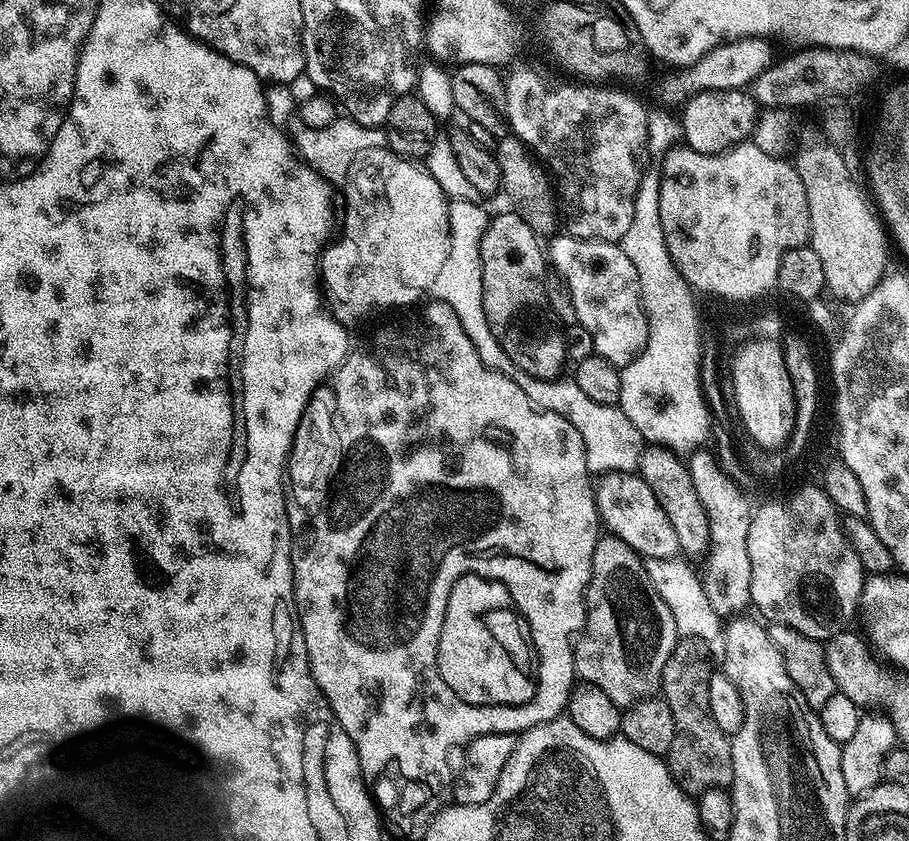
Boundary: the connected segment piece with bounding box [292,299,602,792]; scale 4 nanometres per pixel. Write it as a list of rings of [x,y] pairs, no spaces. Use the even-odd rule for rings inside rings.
[[[433,299],[433,300],[432,300],[432,301],[431,301],[431,303],[432,303],[432,304],[428,304],[428,305],[426,305],[426,306],[425,306],[425,308],[424,308],[424,309],[422,309],[422,310],[421,310],[421,312],[420,312],[420,313],[418,313],[418,314],[417,314],[417,316],[412,316],[412,317],[410,317],[410,318],[409,318],[409,320],[408,320],[408,324],[388,324],[388,325],[386,325],[386,326],[385,326],[385,328],[380,328],[380,329],[378,329],[378,330],[377,330],[377,332],[376,332],[376,333],[374,333],[374,334],[373,334],[373,336],[372,336],[372,337],[370,337],[370,338],[369,338],[369,340],[368,340],[368,341],[366,341],[366,342],[365,342],[365,344],[364,344],[364,345],[362,345],[362,346],[361,346],[361,348],[356,348],[356,347],[353,347],[353,348],[352,348],[352,349],[351,349],[351,351],[349,351],[349,353],[348,353],[348,355],[347,355],[347,356],[345,356],[345,358],[344,358],[344,361],[342,361],[342,363],[341,363],[341,364],[340,364],[340,367],[339,367],[339,368],[337,368],[337,369],[336,369],[336,371],[335,371],[335,372],[336,372],[336,373],[337,373],[337,374],[339,374],[339,375],[340,375],[340,384],[337,384],[337,385],[336,385],[336,386],[335,386],[335,387],[334,387],[334,389],[335,389],[335,390],[337,390],[337,391],[338,391],[338,392],[340,392],[340,420],[336,420],[336,424],[340,424],[340,436],[344,436],[344,448],[348,448],[348,468],[344,468],[344,484],[340,484],[340,496],[336,496],[336,508],[332,508],[332,524],[336,524],[336,528],[332,528],[332,536],[320,536],[320,537],[318,537],[318,538],[311,538],[311,540],[310,540],[310,542],[312,542],[312,543],[313,543],[313,544],[315,544],[315,546],[316,546],[316,552],[312,552],[312,551],[310,551],[310,549],[307,549],[307,550],[306,550],[306,554],[305,554],[305,555],[304,555],[304,560],[300,560],[300,568],[292,568],[292,586],[293,586],[293,588],[295,588],[295,589],[296,589],[296,614],[297,614],[297,617],[298,617],[298,632],[299,632],[299,635],[300,635],[300,636],[301,636],[301,637],[302,637],[302,639],[304,639],[304,641],[305,641],[305,642],[306,642],[306,650],[307,650],[307,651],[308,651],[308,661],[309,661],[309,662],[310,662],[310,670],[311,670],[311,671],[312,671],[312,677],[313,677],[313,678],[314,678],[314,682],[315,682],[315,683],[316,683],[316,684],[317,684],[317,685],[318,685],[318,687],[319,687],[319,688],[320,688],[320,689],[321,689],[321,690],[322,690],[322,694],[323,694],[323,695],[324,695],[324,696],[325,696],[325,697],[326,697],[326,699],[327,699],[327,700],[328,700],[328,704],[329,704],[329,706],[330,706],[330,707],[331,707],[331,708],[332,708],[332,712],[333,712],[333,713],[334,713],[334,715],[335,715],[335,716],[336,716],[336,717],[337,717],[337,718],[338,718],[338,722],[339,722],[339,723],[340,723],[340,725],[341,725],[341,726],[342,726],[342,730],[346,730],[346,734],[347,734],[347,735],[348,735],[348,737],[349,737],[349,738],[350,738],[350,739],[351,739],[351,740],[352,740],[352,741],[353,741],[353,742],[354,742],[354,746],[355,746],[355,747],[356,747],[356,753],[357,753],[357,754],[358,754],[358,762],[359,762],[359,763],[360,763],[360,771],[361,771],[361,772],[363,772],[363,773],[364,773],[364,775],[365,775],[365,777],[367,777],[367,779],[368,779],[368,780],[369,780],[369,781],[372,781],[372,780],[373,780],[373,779],[374,779],[374,777],[376,777],[376,776],[384,776],[384,780],[388,780],[388,784],[384,784],[384,788],[392,788],[392,792],[396,792],[396,784],[400,784],[400,780],[409,780],[409,779],[410,779],[410,778],[409,778],[409,777],[407,777],[407,776],[404,776],[404,772],[392,772],[392,764],[396,764],[396,768],[400,768],[400,760],[392,760],[392,756],[396,756],[396,752],[432,752],[432,756],[436,756],[436,760],[428,760],[428,768],[450,768],[450,758],[448,758],[448,751],[450,751],[450,750],[451,750],[451,748],[456,748],[456,747],[458,747],[458,746],[459,746],[459,744],[461,744],[461,746],[467,746],[467,745],[469,745],[469,744],[470,744],[470,743],[471,743],[471,741],[472,741],[472,740],[474,740],[474,739],[476,739],[476,738],[478,738],[478,737],[479,737],[479,736],[482,736],[482,735],[500,735],[500,734],[506,734],[506,735],[512,735],[512,736],[516,736],[516,735],[517,735],[517,734],[519,734],[519,733],[522,733],[522,732],[525,732],[525,731],[526,731],[526,730],[530,730],[530,729],[531,729],[531,728],[533,728],[533,727],[534,727],[534,726],[538,726],[538,725],[539,725],[539,724],[541,724],[541,723],[542,723],[542,722],[550,722],[550,721],[551,721],[551,720],[553,720],[553,719],[554,719],[554,718],[558,718],[558,717],[559,717],[559,716],[563,716],[563,715],[565,715],[565,712],[566,712],[566,709],[567,709],[567,706],[568,706],[568,699],[569,699],[569,698],[570,698],[570,694],[571,694],[571,693],[572,693],[572,689],[573,689],[573,687],[574,687],[574,685],[575,685],[575,684],[576,684],[576,683],[577,683],[577,680],[578,680],[578,677],[577,677],[577,675],[576,675],[576,663],[575,663],[575,662],[574,662],[574,637],[575,637],[575,636],[576,636],[576,635],[577,635],[577,633],[579,633],[579,632],[580,632],[580,631],[581,631],[581,629],[583,629],[583,627],[584,627],[584,613],[585,613],[585,611],[586,611],[586,593],[587,593],[587,590],[588,590],[588,583],[589,583],[589,582],[590,582],[590,574],[591,574],[591,573],[592,573],[592,559],[593,559],[593,558],[594,558],[594,546],[595,546],[595,545],[596,545],[596,543],[598,543],[598,542],[599,542],[599,540],[600,540],[600,537],[601,537],[601,535],[602,535],[602,521],[601,521],[601,519],[600,519],[600,512],[599,512],[599,511],[598,511],[598,510],[597,510],[597,508],[596,508],[596,494],[595,494],[595,491],[594,491],[594,488],[586,488],[586,482],[587,482],[587,481],[588,481],[588,480],[582,480],[582,482],[585,482],[585,484],[584,484],[584,486],[582,486],[582,488],[558,488],[558,492],[556,492],[556,494],[550,494],[550,498],[548,498],[548,496],[546,496],[546,498],[526,498],[526,500],[524,500],[524,502],[528,502],[528,504],[524,504],[524,502],[522,502],[522,504],[520,504],[520,506],[530,506],[530,508],[532,508],[532,510],[530,510],[530,512],[520,512],[520,508],[514,508],[514,476],[512,476],[512,472],[510,472],[510,462],[512,462],[512,460],[516,460],[516,454],[514,454],[514,434],[512,434],[512,430],[508,430],[508,428],[504,428],[504,426],[510,426],[510,424],[508,424],[508,420],[510,420],[510,418],[512,418],[512,417],[515,417],[515,418],[516,418],[516,414],[518,414],[518,411],[519,411],[519,410],[521,410],[521,408],[526,408],[526,402],[530,402],[530,398],[526,398],[526,394],[522,394],[522,389],[521,389],[521,388],[519,388],[519,387],[518,387],[518,385],[517,385],[517,384],[516,384],[516,383],[515,383],[515,382],[513,382],[513,381],[512,381],[512,379],[510,379],[510,377],[509,377],[509,376],[507,376],[507,375],[506,375],[506,374],[502,374],[502,373],[501,373],[501,372],[495,372],[495,371],[494,371],[494,370],[490,370],[490,369],[489,369],[489,368],[488,368],[488,367],[487,367],[487,366],[486,366],[486,365],[485,365],[485,364],[484,364],[484,363],[483,363],[483,362],[482,362],[482,358],[481,358],[481,357],[480,357],[480,355],[479,355],[479,354],[478,354],[478,350],[474,350],[474,342],[470,342],[470,338],[466,338],[466,330],[462,330],[462,322],[458,322],[458,314],[454,314],[454,310],[453,310],[453,309],[452,309],[452,307],[450,307],[450,305],[448,305],[448,304],[444,304],[444,303],[443,303],[443,302],[441,302],[441,300],[438,300],[438,299]],[[466,574],[474,574],[474,575],[475,575],[475,576],[484,576],[484,577],[486,577],[486,579],[488,579],[488,580],[497,580],[497,581],[498,581],[498,582],[502,582],[502,583],[503,583],[503,584],[505,584],[505,586],[506,586],[506,587],[508,587],[508,593],[509,593],[509,594],[510,594],[510,598],[511,598],[511,599],[512,599],[512,600],[513,600],[513,602],[514,602],[514,603],[515,603],[515,604],[516,604],[516,608],[517,608],[517,610],[519,610],[519,612],[520,612],[520,615],[521,615],[521,616],[523,616],[523,618],[524,618],[524,622],[525,622],[525,625],[526,625],[526,627],[527,627],[527,630],[528,630],[528,634],[529,634],[529,637],[530,637],[530,639],[531,639],[531,641],[532,641],[532,647],[533,647],[533,649],[534,649],[534,652],[535,652],[535,655],[536,655],[536,656],[537,656],[537,657],[538,657],[538,663],[537,663],[537,664],[536,664],[536,665],[535,665],[535,668],[534,668],[534,675],[535,675],[535,678],[536,678],[536,693],[535,693],[535,694],[534,694],[534,698],[530,698],[530,702],[526,702],[526,703],[525,703],[525,704],[514,704],[514,705],[511,705],[511,706],[497,706],[497,705],[494,705],[494,704],[467,704],[467,703],[466,703],[466,702],[465,702],[465,701],[464,701],[464,700],[460,700],[460,699],[459,699],[459,698],[458,698],[458,694],[454,694],[454,690],[450,690],[450,686],[446,686],[446,682],[442,682],[442,674],[441,674],[441,673],[440,673],[440,672],[439,672],[439,670],[438,670],[438,669],[437,669],[437,668],[436,668],[436,651],[437,651],[437,650],[438,650],[438,638],[439,638],[439,637],[440,637],[440,635],[441,635],[441,634],[442,634],[442,622],[443,622],[443,621],[444,621],[444,615],[445,615],[445,614],[446,614],[446,602],[447,602],[447,601],[448,601],[448,599],[449,599],[449,598],[450,598],[450,590],[451,590],[451,589],[452,589],[452,587],[453,587],[453,586],[454,586],[454,582],[458,582],[458,578],[459,578],[459,577],[460,577],[460,576],[465,576],[465,575],[466,575]]]

